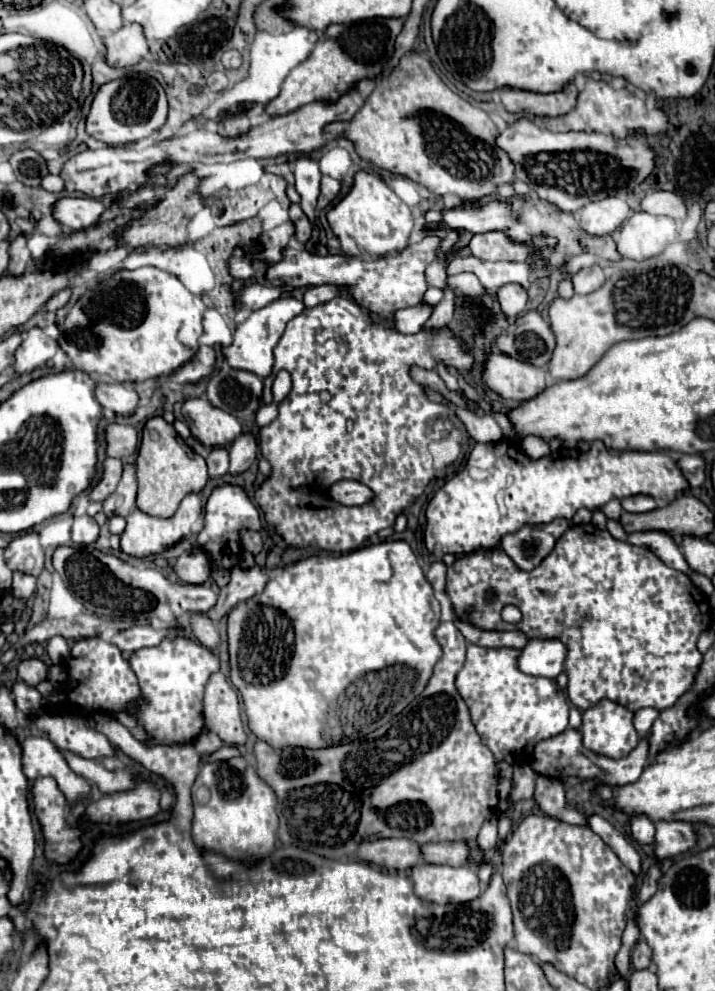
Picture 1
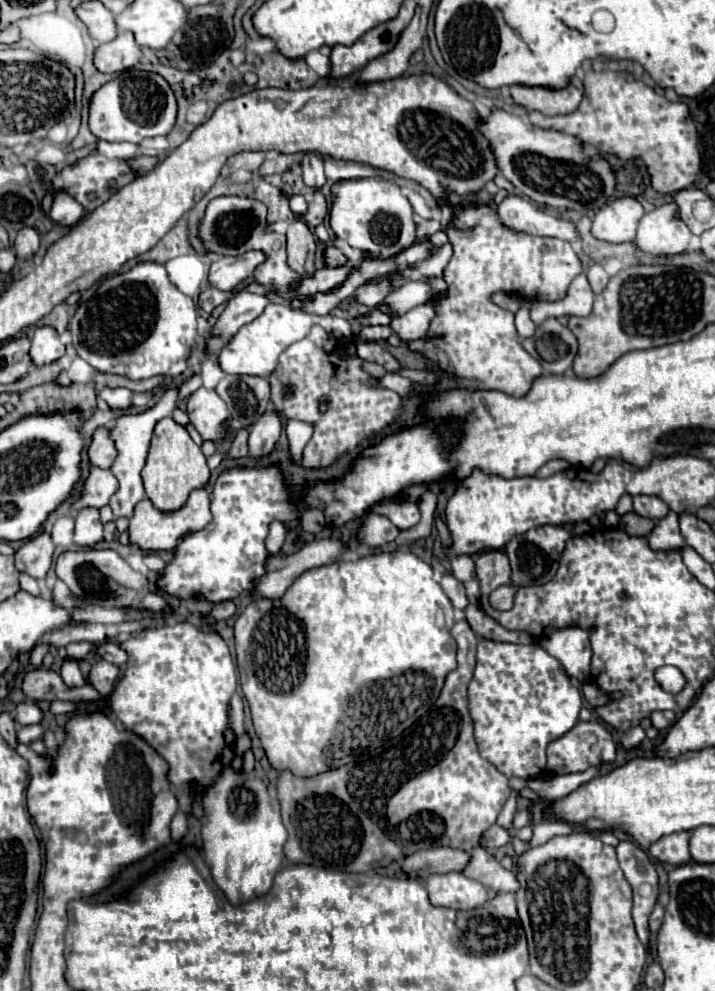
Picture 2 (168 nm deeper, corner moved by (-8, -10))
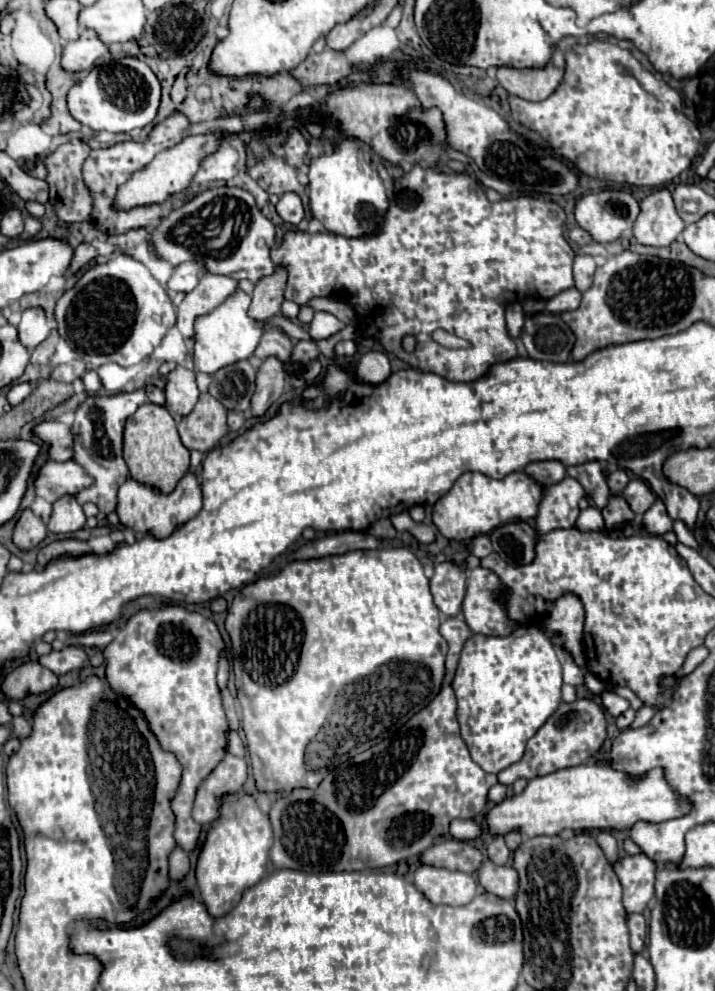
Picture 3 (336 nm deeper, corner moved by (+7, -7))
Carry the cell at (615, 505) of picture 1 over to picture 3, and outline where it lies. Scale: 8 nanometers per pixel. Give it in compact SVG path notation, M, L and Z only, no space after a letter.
M614 470L608 474L608 488L610 488L610 494L622 494L622 490L626 488L628 484L628 476L624 470Z

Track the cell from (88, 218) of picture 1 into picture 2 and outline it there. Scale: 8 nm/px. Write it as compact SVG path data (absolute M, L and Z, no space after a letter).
M57 191L53 195L53 207L51 207L49 215L55 223L59 223L63 227L71 227L81 219L83 213L85 213L83 207L65 191Z

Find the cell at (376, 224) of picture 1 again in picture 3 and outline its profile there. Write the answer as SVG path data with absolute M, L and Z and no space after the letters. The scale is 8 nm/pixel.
M346 138L338 146L336 152L328 156L320 156L310 164L308 172L308 190L310 190L310 208L316 220L324 224L330 234L346 236L346 238L362 238L370 234L378 234L382 230L388 198L386 188L378 176L378 172L364 158L356 140Z

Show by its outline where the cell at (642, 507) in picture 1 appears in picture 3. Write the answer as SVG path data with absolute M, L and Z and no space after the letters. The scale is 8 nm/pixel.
M630 480L630 484L624 488L622 498L628 502L632 512L640 518L656 500L654 492L642 482L642 480Z

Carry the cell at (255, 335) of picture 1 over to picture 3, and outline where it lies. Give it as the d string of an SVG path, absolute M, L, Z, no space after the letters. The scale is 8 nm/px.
M236 290L222 306L212 310L206 316L200 316L196 320L196 346L194 346L194 370L214 374L216 370L236 364L240 360L248 360L256 346L260 344L262 334L268 330L266 322L254 320L248 316L250 296L242 290Z

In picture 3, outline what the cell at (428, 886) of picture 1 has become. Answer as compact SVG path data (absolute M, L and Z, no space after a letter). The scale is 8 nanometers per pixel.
M420 866L414 874L414 886L432 904L448 904L448 906L468 904L478 890L474 876L434 866Z

